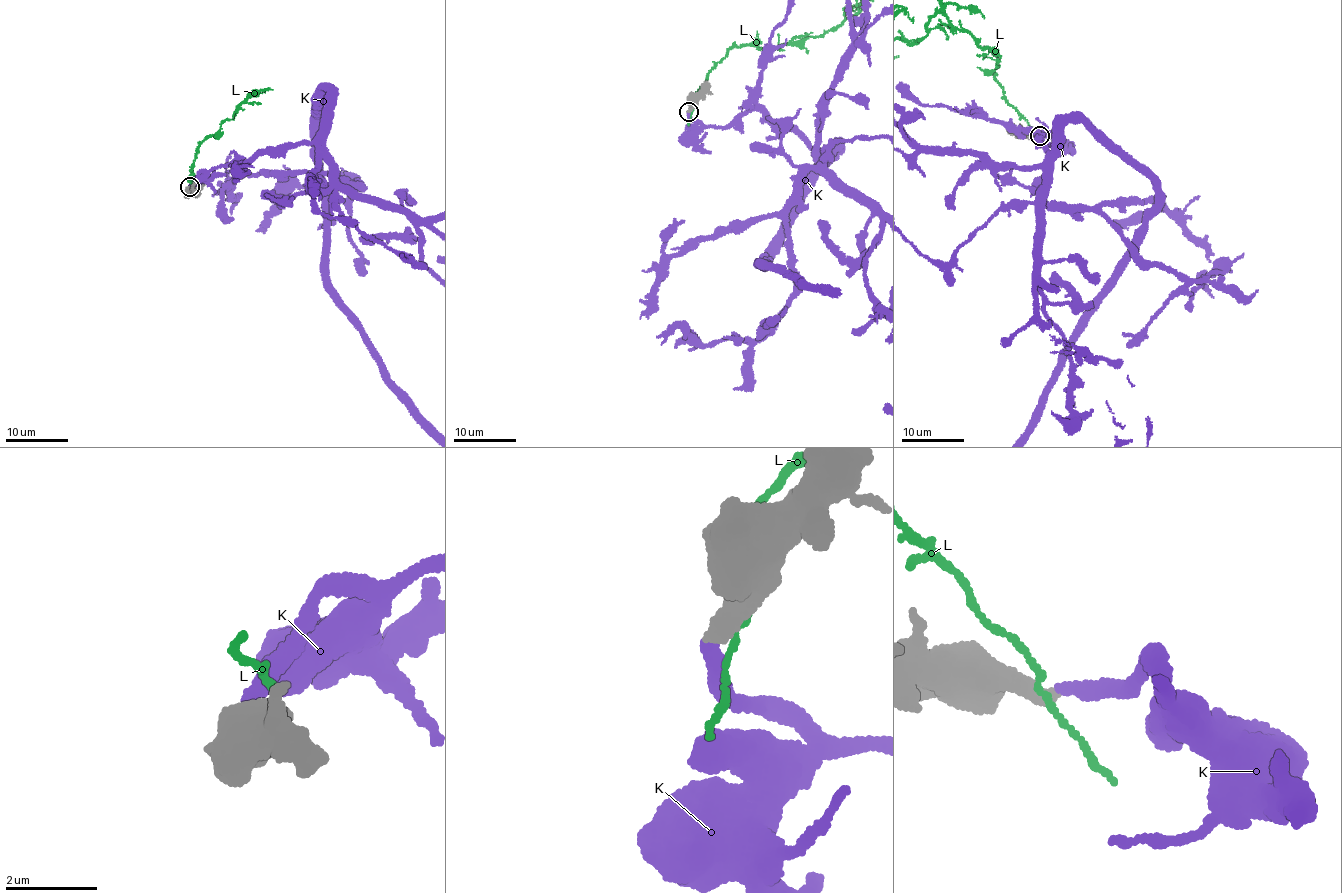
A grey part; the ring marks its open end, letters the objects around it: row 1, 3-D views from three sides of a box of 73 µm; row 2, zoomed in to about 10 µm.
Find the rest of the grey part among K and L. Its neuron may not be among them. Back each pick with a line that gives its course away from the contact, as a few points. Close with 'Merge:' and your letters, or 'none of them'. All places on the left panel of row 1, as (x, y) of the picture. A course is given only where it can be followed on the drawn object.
Merge: K

